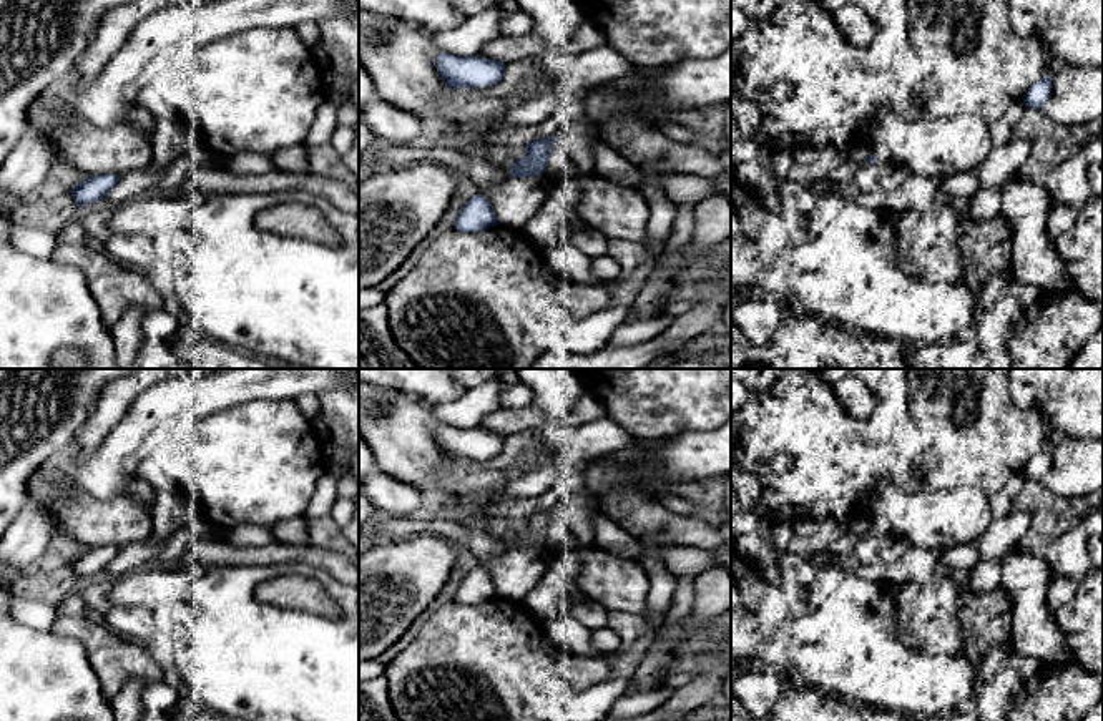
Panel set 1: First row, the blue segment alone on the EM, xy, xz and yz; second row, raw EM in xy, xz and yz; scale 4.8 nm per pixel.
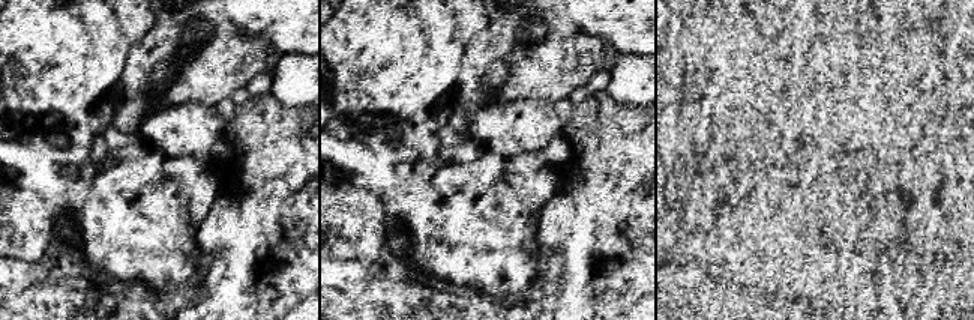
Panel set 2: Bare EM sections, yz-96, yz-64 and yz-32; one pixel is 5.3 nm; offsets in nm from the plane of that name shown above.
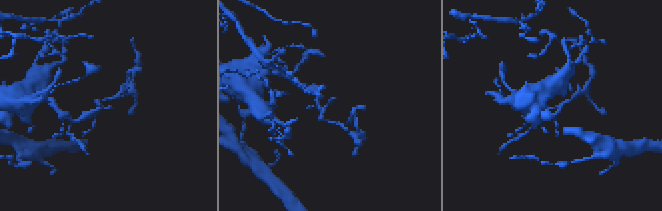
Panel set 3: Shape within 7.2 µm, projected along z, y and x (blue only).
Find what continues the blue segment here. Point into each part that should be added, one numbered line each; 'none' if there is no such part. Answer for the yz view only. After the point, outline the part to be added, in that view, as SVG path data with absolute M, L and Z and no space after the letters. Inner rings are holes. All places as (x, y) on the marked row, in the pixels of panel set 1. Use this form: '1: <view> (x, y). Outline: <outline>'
none

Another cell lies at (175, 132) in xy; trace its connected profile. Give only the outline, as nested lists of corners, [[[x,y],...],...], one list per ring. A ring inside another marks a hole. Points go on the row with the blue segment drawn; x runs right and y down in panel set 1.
[[[171,106],[154,111],[156,133],[153,143],[153,161],[143,168],[120,176],[115,188],[106,194],[110,206],[116,208],[135,196],[153,191],[164,171],[183,154],[193,153],[194,123]]]

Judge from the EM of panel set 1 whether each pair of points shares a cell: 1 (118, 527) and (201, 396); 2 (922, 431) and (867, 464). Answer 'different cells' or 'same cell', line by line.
1: different cells
2: different cells

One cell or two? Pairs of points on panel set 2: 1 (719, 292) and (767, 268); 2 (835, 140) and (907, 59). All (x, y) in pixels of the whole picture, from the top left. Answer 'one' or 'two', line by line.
1: two
2: two

